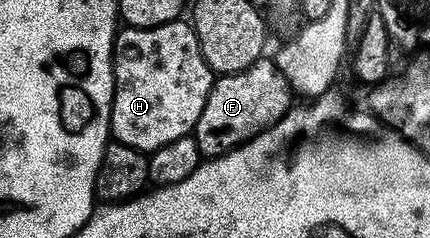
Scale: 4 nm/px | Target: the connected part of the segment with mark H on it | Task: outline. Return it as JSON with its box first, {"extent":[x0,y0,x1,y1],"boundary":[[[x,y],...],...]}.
{"extent":[111,19,214,155],"boundary":[[[177,19],[170,23],[162,23],[153,29],[134,29],[124,27],[117,32],[116,44],[112,46],[112,79],[114,88],[112,91],[112,128],[111,136],[117,141],[126,143],[126,147],[134,147],[145,155],[150,155],[156,149],[160,149],[166,143],[174,143],[174,139],[182,139],[189,136],[195,130],[198,123],[198,115],[202,115],[202,107],[206,107],[206,99],[212,90],[214,74],[200,50],[200,44],[196,38],[196,32],[192,30],[187,20]]]}

